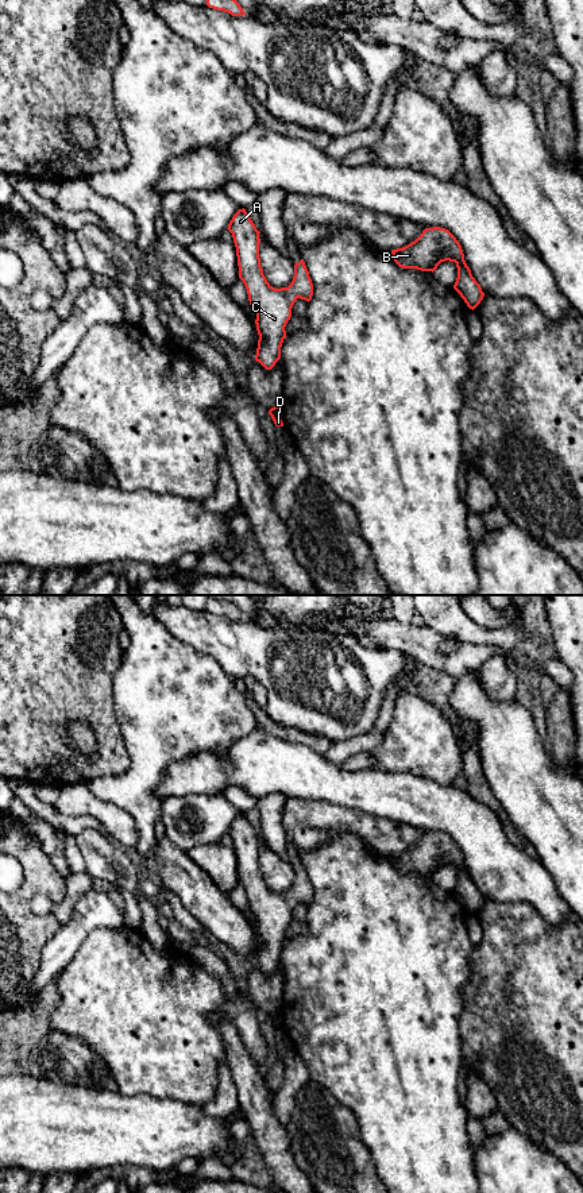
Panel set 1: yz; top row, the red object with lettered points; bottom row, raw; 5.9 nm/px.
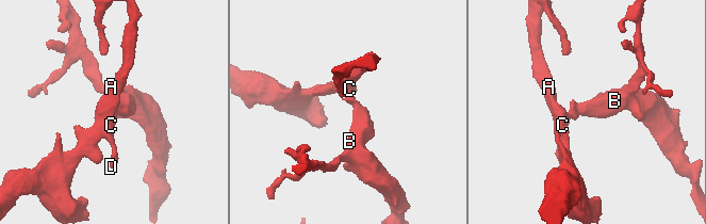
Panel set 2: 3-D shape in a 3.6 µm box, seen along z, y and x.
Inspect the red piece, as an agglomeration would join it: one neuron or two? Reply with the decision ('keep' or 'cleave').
keep

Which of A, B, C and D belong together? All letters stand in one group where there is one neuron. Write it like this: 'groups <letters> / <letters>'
groups A B C D

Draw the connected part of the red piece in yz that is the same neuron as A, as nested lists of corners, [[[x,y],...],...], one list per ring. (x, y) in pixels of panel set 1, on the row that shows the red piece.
[[[244,208],[233,215],[227,229],[232,233],[236,247],[239,278],[256,313],[259,340],[255,360],[271,370],[281,359],[292,308],[298,298],[308,302],[312,300],[313,283],[304,259],[294,265],[294,277],[287,287],[275,289],[267,282],[259,258],[260,232]]]

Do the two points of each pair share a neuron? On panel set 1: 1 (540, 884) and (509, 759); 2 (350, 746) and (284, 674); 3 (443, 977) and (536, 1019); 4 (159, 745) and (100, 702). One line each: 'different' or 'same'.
1: different
2: different
3: different
4: different

